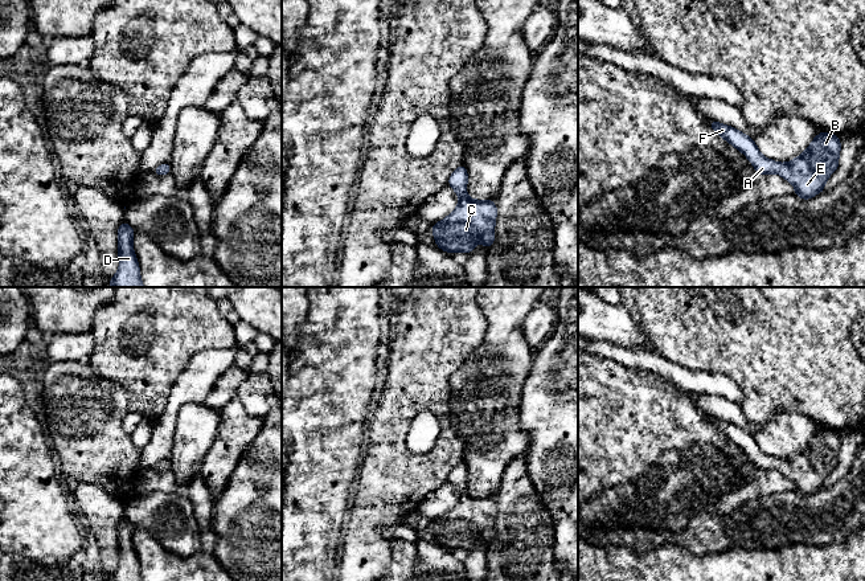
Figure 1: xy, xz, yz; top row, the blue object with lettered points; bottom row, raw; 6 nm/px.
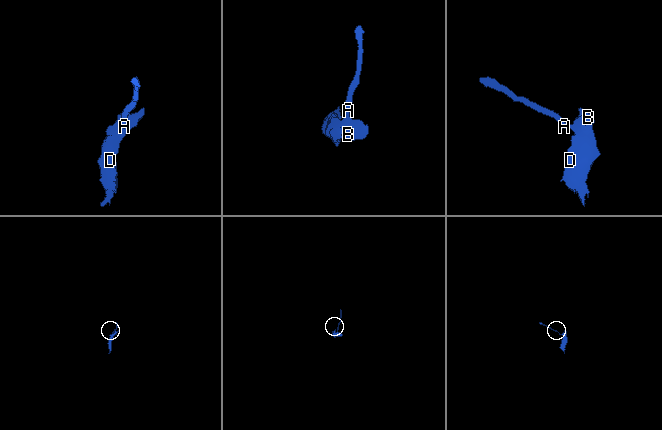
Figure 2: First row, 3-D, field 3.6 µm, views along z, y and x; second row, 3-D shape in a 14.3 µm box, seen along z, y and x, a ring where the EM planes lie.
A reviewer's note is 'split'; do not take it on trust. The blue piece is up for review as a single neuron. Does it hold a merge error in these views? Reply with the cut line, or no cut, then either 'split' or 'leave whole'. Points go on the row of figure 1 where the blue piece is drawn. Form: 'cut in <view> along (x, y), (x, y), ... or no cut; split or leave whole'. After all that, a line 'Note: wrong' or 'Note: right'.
no cut; leave whole
Note: wrong

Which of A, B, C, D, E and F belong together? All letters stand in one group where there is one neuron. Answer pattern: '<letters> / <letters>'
A B C D E F

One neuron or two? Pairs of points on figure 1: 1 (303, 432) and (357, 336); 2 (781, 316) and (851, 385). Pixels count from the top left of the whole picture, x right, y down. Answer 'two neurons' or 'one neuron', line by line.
1: one neuron
2: one neuron

